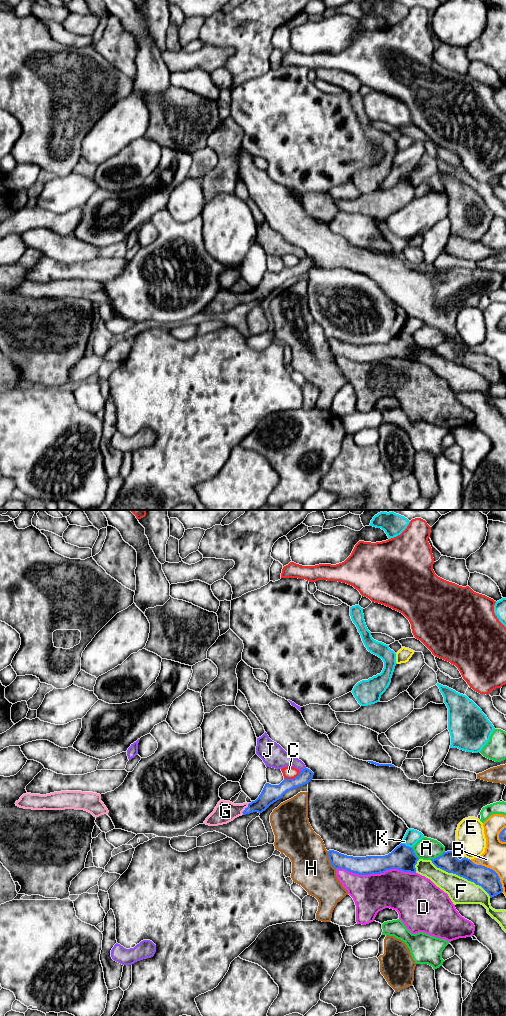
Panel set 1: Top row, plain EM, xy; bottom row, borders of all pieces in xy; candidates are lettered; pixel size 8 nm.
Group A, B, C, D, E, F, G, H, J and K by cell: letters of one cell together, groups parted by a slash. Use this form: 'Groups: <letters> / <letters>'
Groups: A / B / C / D / E / F / G / H / J / K

